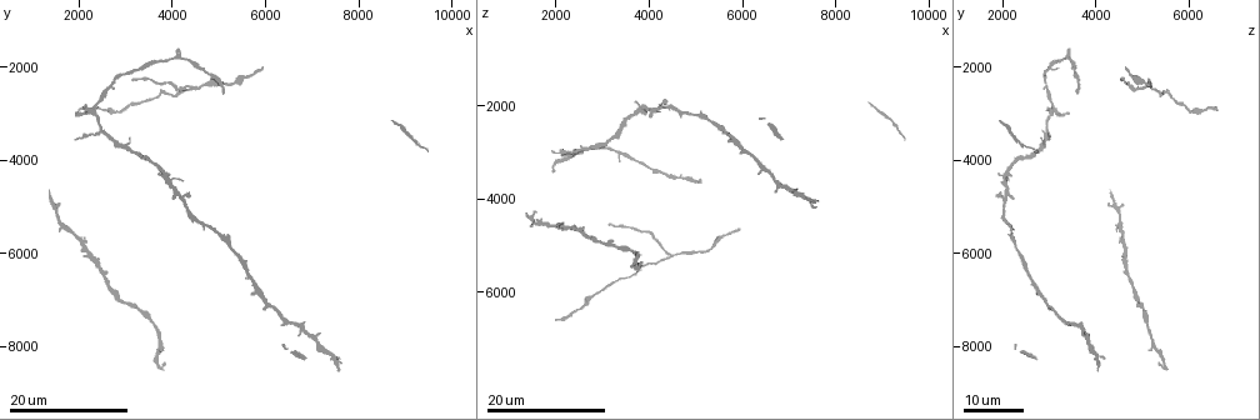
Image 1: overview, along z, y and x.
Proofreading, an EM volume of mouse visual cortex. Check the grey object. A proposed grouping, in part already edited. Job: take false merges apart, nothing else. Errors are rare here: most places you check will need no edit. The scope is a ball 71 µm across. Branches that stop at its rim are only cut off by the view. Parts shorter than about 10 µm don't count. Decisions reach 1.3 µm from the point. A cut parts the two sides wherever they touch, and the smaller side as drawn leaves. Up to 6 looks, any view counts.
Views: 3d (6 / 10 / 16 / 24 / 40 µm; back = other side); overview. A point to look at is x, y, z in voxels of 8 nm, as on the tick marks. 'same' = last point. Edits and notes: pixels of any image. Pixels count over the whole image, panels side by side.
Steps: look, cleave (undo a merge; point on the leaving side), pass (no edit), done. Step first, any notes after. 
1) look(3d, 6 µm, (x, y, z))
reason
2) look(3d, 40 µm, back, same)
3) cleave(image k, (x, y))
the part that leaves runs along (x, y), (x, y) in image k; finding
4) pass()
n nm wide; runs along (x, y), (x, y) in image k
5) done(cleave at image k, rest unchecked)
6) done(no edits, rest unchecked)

look(3d, 24 µm, (4450, 2400, 5250))
a fork

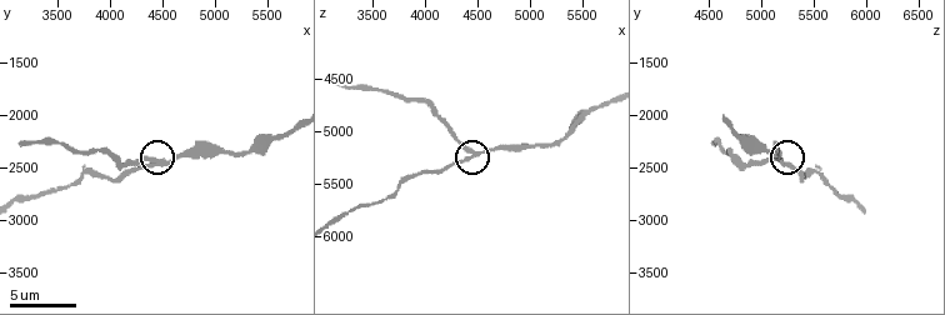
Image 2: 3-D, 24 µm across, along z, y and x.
look(3d, 6 µm, (4420, 2420, 5200))

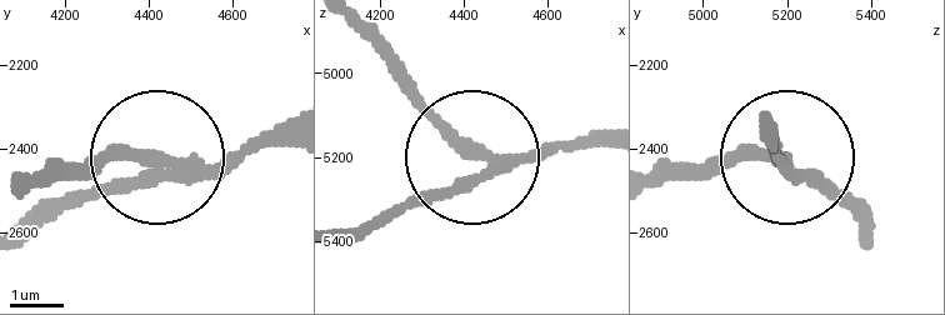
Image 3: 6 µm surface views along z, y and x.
pass()
3 arms; continuous, no second neuron

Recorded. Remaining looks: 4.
look(3d, 10 µm, (3320, 2780, 5720))
thick turns thin

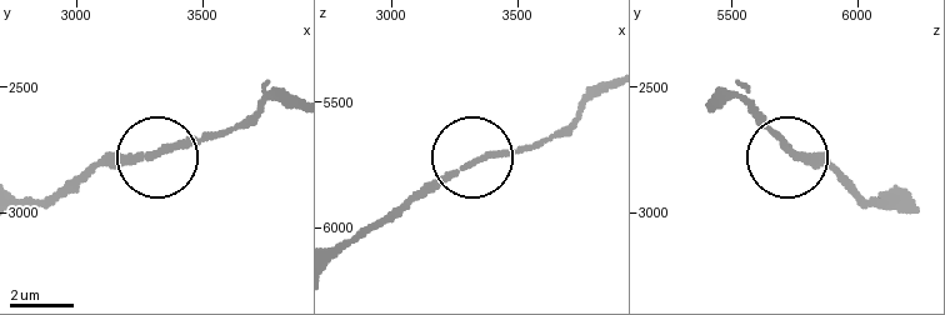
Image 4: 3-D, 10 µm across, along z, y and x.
pass()
180 nm wide; runs along (713, 109), (739, 100), (790, 151), (833, 159) in image 4; all the same neuron

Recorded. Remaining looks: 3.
look(3d, 16 µm, (4600, 1950, 3500))
thin arm on a thick one

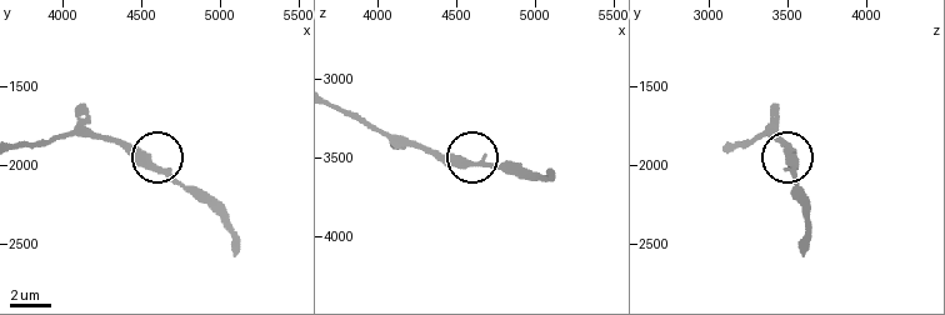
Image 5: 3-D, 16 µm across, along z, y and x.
look(3d, 10 µm, (4560, 2000, 3540))

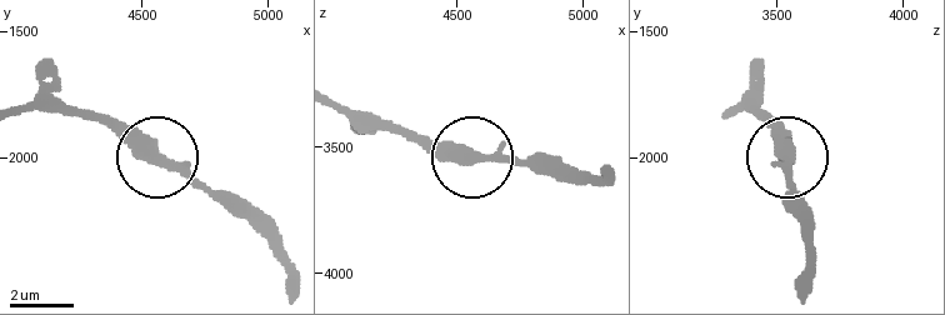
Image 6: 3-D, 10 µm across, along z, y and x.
pass()
runs along (21, 114), (70, 109), (134, 135), (183, 165), (229, 211) in image 6; one neuron here

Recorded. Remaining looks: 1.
done(no edits, rest unchecked)

